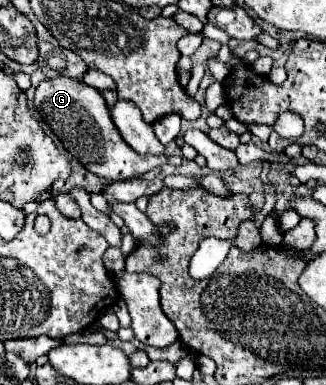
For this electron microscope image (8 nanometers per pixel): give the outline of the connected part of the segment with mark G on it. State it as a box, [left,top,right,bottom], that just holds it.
[34,77,168,181]

